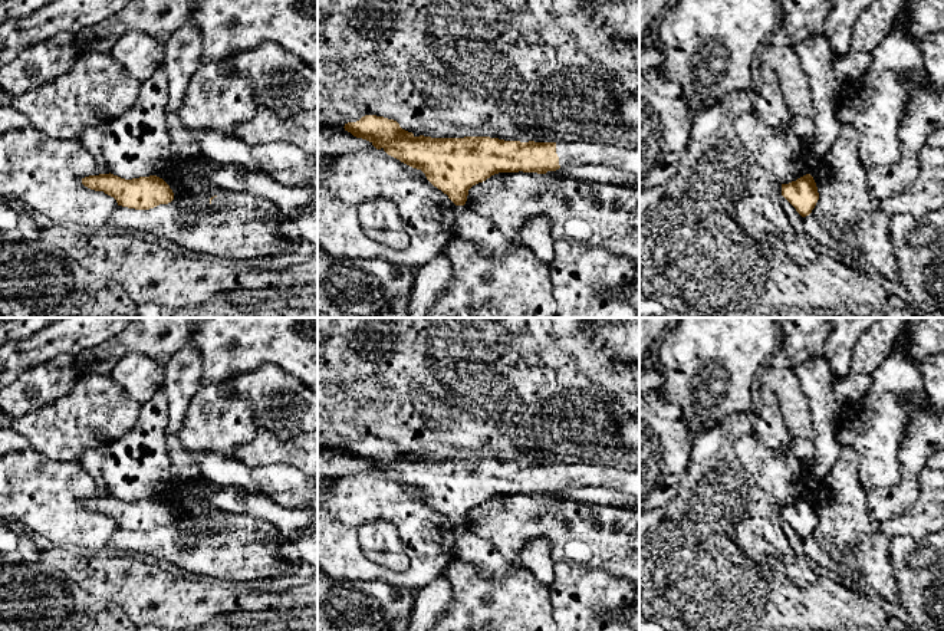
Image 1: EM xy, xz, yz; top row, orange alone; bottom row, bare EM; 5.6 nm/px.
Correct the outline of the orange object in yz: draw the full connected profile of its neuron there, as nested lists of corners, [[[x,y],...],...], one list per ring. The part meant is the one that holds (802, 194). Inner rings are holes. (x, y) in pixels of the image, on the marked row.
[[[810,174],[789,184],[782,184],[782,195],[802,217],[809,216],[819,200],[816,183]]]

